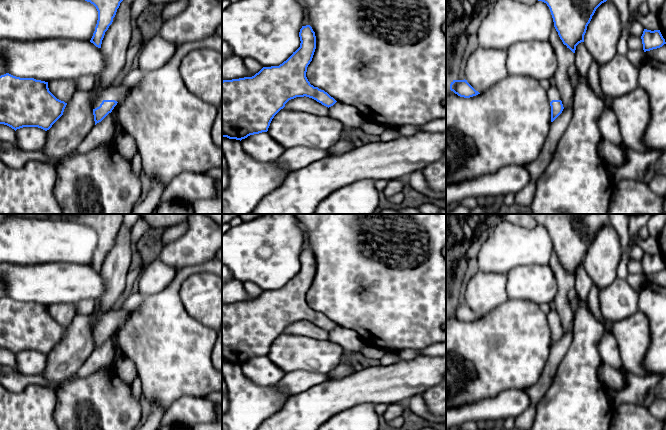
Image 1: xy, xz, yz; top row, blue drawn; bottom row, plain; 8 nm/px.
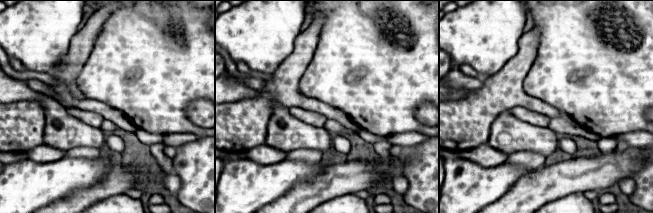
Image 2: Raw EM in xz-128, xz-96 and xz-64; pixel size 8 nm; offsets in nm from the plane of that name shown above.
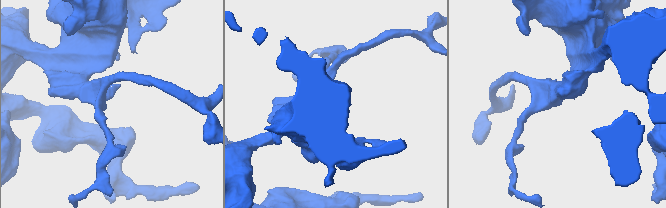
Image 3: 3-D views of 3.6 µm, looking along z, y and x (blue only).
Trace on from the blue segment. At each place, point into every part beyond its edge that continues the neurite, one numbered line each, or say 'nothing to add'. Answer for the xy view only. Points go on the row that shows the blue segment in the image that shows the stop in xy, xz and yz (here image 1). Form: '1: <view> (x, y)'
1: xy (118, 92)

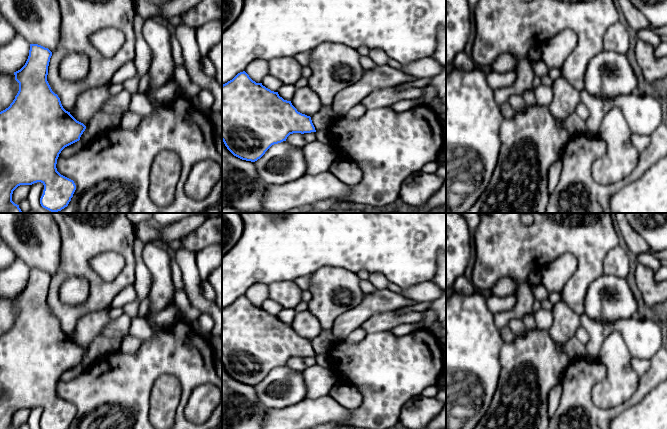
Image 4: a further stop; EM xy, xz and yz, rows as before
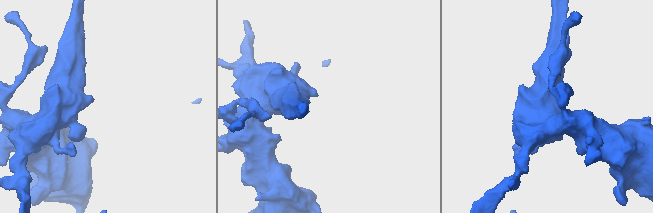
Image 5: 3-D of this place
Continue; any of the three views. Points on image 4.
nothing to add

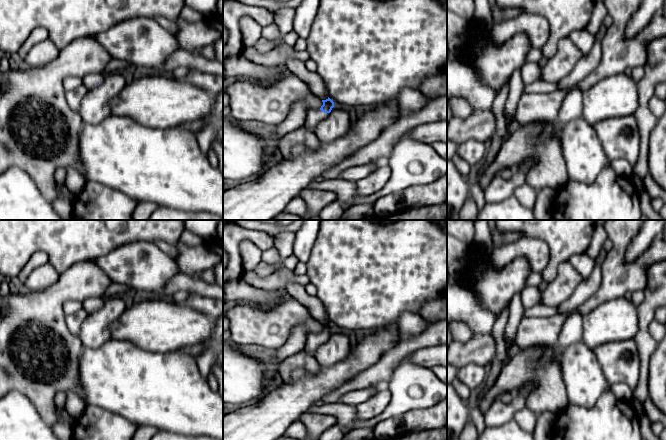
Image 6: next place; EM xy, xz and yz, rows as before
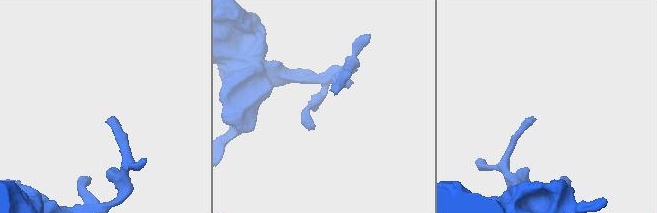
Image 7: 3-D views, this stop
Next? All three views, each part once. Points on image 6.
1: xz (314, 116)

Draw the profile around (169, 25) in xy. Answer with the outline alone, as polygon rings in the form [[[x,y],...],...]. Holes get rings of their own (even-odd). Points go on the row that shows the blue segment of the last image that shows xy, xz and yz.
[[[158,16],[154,18],[159,25],[161,25],[164,29],[168,30],[170,33],[176,35],[177,31],[178,31],[178,26],[176,25],[175,22],[168,20],[164,17]]]

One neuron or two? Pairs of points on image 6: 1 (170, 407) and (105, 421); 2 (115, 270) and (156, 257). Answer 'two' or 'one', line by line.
1: two
2: one

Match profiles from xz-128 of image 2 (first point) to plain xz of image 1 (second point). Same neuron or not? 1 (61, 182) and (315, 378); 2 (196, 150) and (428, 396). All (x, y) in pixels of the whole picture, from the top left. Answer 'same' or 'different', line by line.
1: different
2: same

